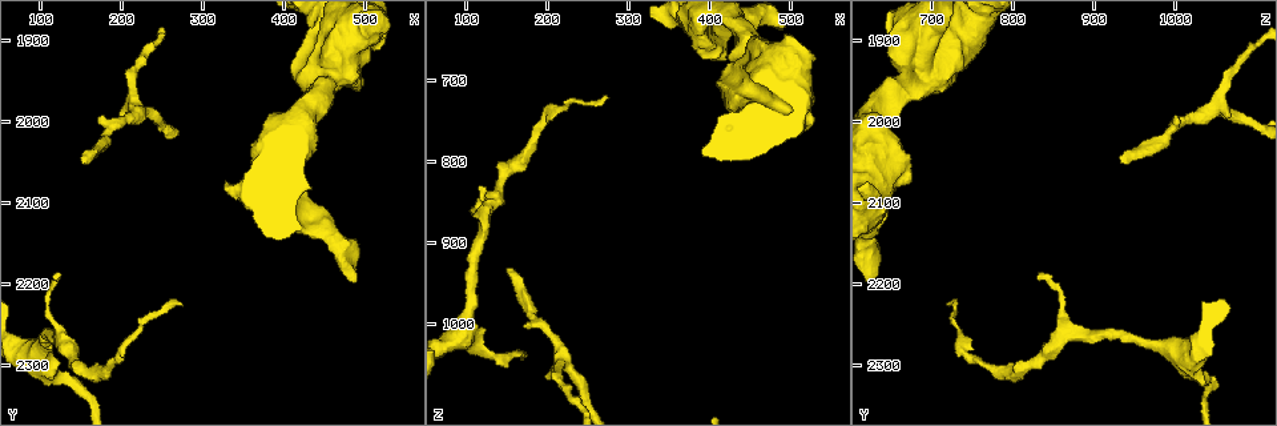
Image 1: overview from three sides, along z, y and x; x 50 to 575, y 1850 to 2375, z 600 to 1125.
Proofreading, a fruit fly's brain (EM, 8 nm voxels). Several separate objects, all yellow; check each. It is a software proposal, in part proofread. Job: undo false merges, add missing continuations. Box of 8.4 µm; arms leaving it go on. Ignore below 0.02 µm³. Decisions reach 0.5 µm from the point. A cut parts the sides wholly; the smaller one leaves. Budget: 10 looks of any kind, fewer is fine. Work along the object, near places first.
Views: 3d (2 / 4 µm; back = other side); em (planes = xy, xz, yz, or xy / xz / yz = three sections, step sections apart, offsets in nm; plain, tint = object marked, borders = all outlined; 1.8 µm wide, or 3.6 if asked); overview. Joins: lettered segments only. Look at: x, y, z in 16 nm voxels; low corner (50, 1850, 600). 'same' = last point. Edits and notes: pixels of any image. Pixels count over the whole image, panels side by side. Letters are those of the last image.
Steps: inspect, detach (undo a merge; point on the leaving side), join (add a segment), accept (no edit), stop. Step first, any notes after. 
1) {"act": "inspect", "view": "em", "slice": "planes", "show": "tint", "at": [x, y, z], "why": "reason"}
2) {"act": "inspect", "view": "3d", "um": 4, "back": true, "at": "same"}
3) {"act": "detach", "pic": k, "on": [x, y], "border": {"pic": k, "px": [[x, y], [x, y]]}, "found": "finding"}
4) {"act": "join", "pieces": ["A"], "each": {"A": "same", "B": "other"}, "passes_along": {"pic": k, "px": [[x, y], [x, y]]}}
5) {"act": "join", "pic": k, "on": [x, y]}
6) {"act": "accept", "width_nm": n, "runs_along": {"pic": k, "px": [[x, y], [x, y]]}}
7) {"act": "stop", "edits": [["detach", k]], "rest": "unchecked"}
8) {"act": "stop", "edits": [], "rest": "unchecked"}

{"act": "inspect", "view": "3d", "um": 4, "at": [155, 2050, 930], "why": "an open end"}

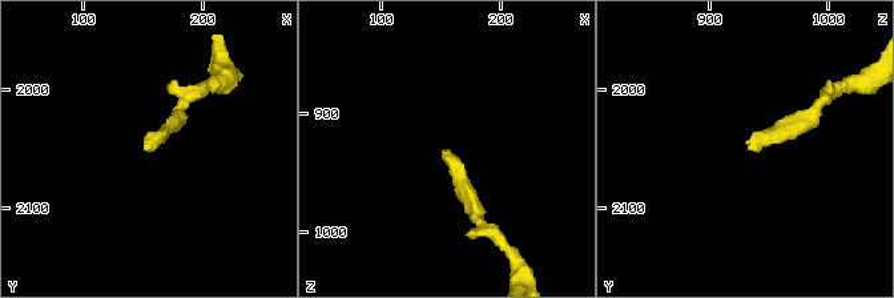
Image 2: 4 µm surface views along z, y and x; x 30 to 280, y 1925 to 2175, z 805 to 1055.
{"act": "inspect", "view": "em", "slice": "planes", "show": "borders", "at": [150, 2048, 930]}

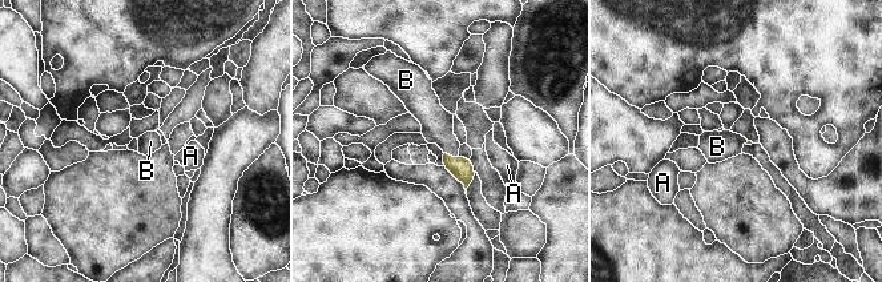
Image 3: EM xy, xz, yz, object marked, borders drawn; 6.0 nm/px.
{"act": "join", "pieces": ["B"], "each": {"A": "other", "B": "same"}, "passes_along": {"pic": 3, "px": [[460, 168], [450, 156], [437, 123]]}, "found": "the neuron continues"}

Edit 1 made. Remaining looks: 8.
{"act": "inspect", "view": "em", "um": 3.6, "slice": "planes", "show": "borders", "at": [120, 2195, 825], "why": "branch stops here"}

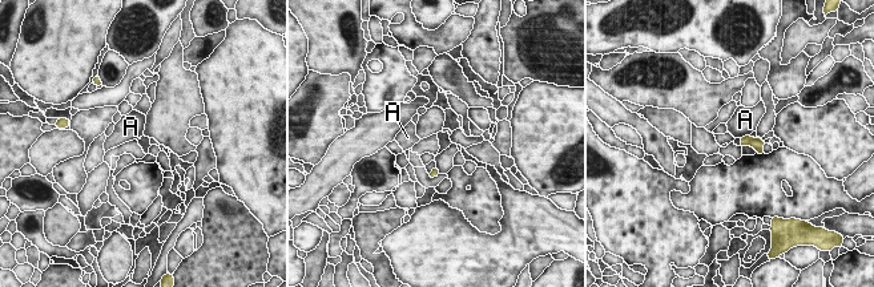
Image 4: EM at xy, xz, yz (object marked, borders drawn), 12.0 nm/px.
{"act": "accept", "each": {"A": "other"}, "found": "none of them fits"}

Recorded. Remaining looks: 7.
{"act": "inspect", "view": "em", "slice": "yz", "step": 8, "show": "borders", "at": [420, 2070, 670], "why": "stops while still wide"}

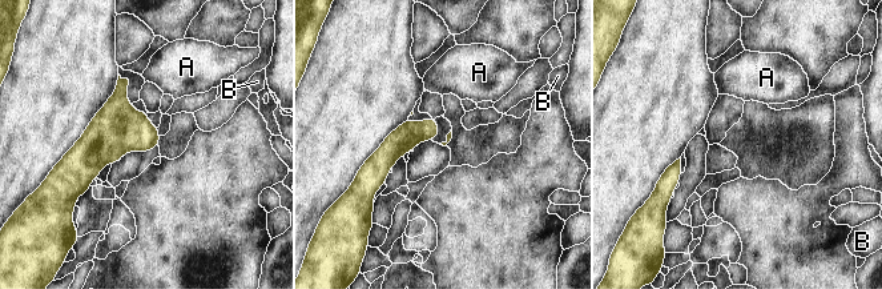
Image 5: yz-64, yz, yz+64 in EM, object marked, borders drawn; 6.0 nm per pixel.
{"act": "inspect", "view": "em", "slice": "planes", "show": "borders", "at": "same"}

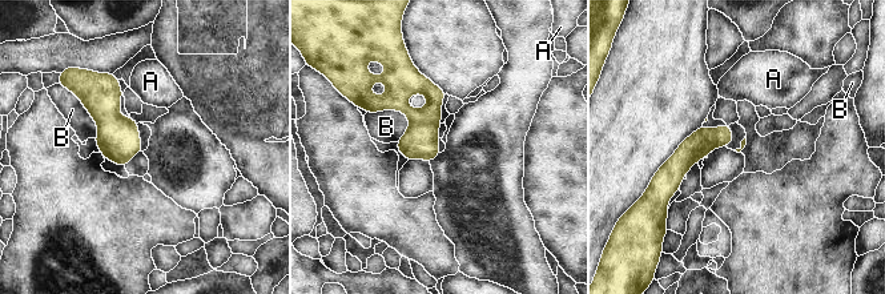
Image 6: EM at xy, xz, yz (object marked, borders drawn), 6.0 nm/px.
{"act": "accept", "each": {"A": "other", "B": "other"}, "border": {"pic": 6, "px": [[366, 112], [399, 111], [410, 124]]}, "found": "no lettered segment goes on from it"}

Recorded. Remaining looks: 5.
{"act": "stop", "edits": [["join", 3]], "rest": "unchecked"}

